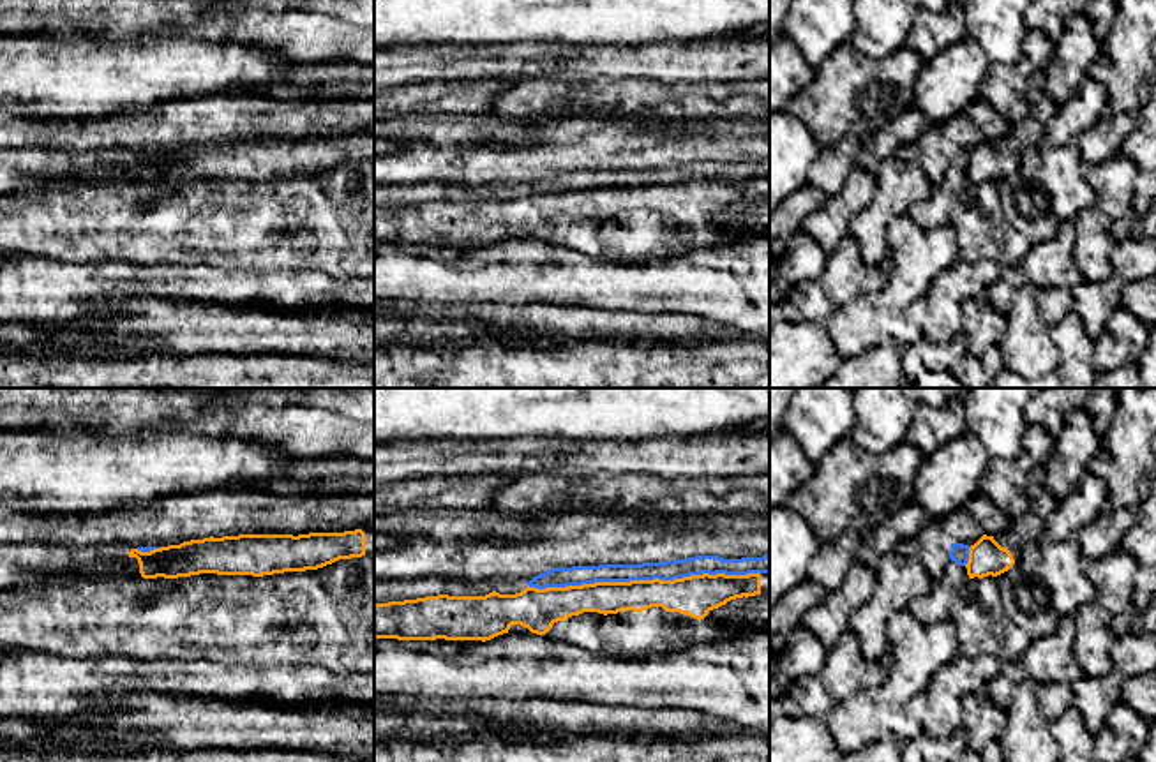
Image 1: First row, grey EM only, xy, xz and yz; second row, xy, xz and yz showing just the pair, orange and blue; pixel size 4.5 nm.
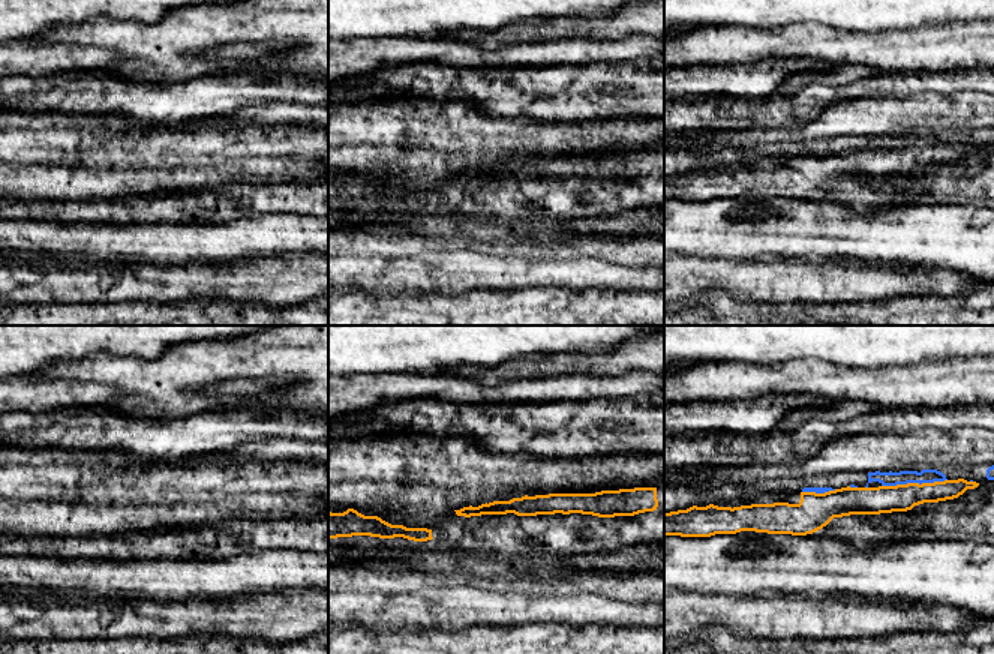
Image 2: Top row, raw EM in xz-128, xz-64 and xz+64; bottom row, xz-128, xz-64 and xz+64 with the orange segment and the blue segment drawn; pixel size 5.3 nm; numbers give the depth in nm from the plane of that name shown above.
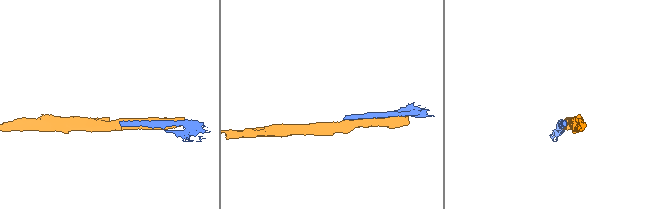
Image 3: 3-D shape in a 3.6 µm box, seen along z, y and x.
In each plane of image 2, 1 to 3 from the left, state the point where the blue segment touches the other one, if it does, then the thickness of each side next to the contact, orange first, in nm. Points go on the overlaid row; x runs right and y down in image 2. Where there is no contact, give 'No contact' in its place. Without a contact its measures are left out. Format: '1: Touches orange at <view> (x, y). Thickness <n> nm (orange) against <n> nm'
1: No contact
2: No contact
3: Touches orange at xz+64 (913, 483). Thickness 140 nm (orange) against 80 nm

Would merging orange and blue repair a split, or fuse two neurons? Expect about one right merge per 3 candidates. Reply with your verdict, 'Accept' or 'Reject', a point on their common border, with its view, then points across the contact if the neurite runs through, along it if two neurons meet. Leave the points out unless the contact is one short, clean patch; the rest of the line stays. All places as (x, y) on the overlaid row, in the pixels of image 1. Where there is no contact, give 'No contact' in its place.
Reject. Touches orange at xz (643, 581)

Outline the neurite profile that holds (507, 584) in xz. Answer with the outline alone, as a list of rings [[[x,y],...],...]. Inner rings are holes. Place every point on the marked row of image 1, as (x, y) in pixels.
[[[503,577],[492,580],[494,591],[499,594],[515,594],[528,587],[528,582],[521,577]]]

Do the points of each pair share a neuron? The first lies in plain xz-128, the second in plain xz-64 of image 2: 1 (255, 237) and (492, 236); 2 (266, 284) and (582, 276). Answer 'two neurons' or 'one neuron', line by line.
1: one neuron
2: one neuron

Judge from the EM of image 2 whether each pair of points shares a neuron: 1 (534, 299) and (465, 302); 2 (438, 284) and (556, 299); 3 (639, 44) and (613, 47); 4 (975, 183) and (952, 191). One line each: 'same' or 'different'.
1: same
2: different
3: same
4: same

